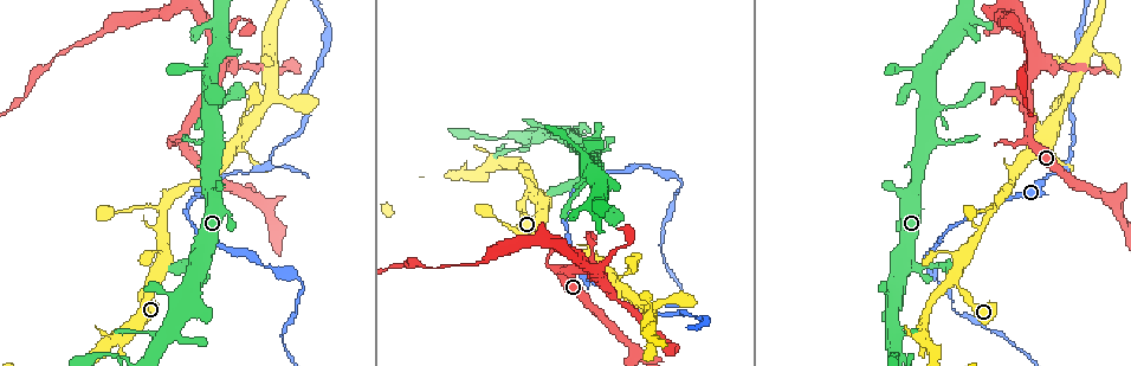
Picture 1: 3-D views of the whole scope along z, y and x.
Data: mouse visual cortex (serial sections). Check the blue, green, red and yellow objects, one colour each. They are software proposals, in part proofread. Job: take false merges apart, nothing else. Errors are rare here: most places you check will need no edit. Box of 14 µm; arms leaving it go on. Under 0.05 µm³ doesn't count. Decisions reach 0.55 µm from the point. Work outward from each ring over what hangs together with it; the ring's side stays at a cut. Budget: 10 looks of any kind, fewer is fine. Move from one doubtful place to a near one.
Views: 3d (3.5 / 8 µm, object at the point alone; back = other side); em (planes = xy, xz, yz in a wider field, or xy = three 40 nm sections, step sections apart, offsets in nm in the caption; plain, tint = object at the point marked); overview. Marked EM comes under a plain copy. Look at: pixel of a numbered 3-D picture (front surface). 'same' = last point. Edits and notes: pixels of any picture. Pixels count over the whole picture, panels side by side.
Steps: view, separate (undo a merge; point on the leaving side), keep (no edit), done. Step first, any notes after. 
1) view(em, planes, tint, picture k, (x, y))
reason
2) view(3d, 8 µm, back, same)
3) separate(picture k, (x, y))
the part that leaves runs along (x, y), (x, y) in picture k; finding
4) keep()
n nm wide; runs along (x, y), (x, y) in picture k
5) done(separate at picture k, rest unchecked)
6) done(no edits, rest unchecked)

view(3d, 3.5 µm, back, picture 1, (550, 267))
sharp bend

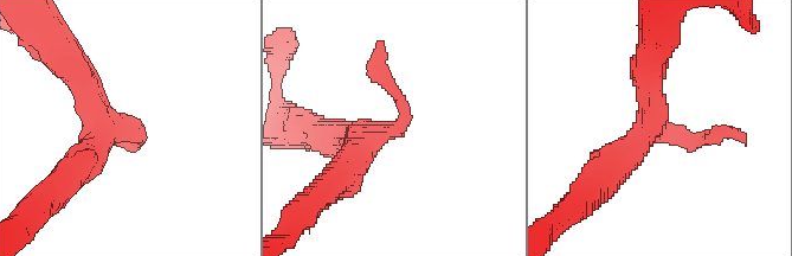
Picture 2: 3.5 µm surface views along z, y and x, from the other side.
view(em, xy, step 5, tint, picture 2, (124, 127))

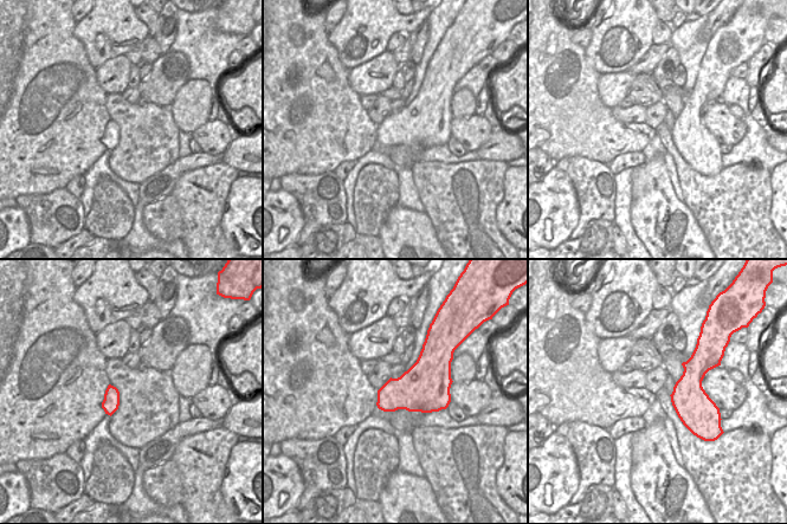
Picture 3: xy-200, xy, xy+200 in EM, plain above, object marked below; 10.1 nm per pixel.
keep()
runs along (342, 172), (405, 120), (382, 71) in picture 2; all the same cell

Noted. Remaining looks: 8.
view(em, xy, step 5, tint, picture 1, (1072, 151))
a narrow waist

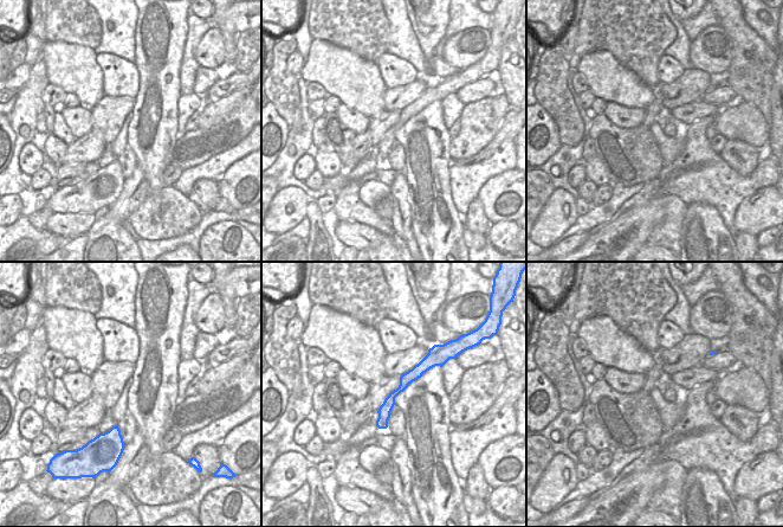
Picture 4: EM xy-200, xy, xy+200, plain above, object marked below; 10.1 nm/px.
view(3d, 3.5 µm, same)

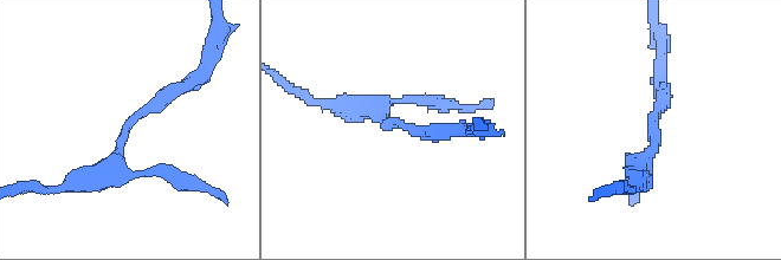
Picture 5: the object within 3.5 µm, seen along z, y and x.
keep()
runs along (94, 180), (116, 166), (127, 129), (195, 78) in picture 5; continuous, no second cell

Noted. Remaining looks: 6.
view(3d, 3.5 µm, picture 1, (995, 209))
a fork

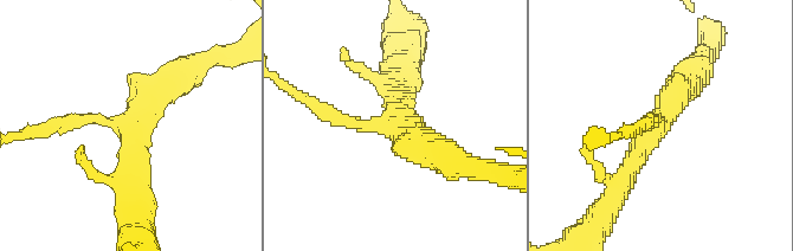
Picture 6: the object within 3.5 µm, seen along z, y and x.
view(em, xy, step 2, tint, picture 6, (661, 128))
3 arms; arms of 150, 300, 400 nm

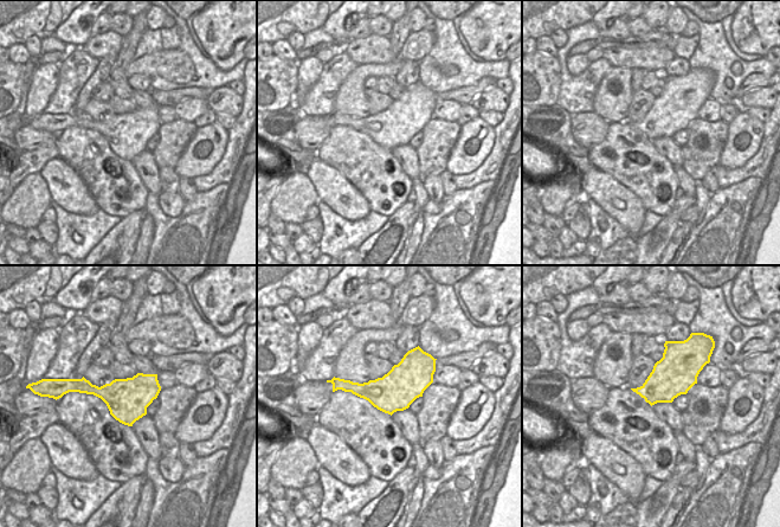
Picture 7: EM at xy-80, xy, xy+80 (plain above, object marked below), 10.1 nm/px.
keep()
all the same cell

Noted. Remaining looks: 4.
view(3d, 3.5 µm, picture 1, (920, 167))
branch point

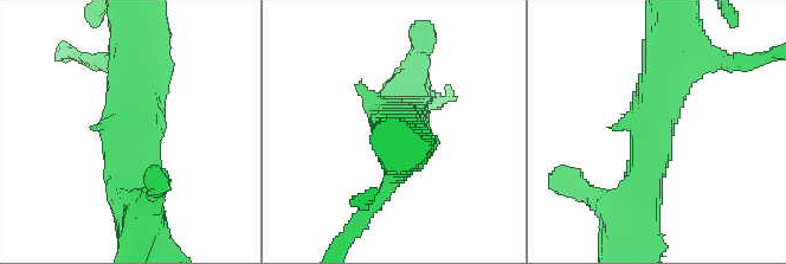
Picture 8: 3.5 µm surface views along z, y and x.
view(em, xy, step 2, tint, picture 8, (652, 130))
shape alone is not enough

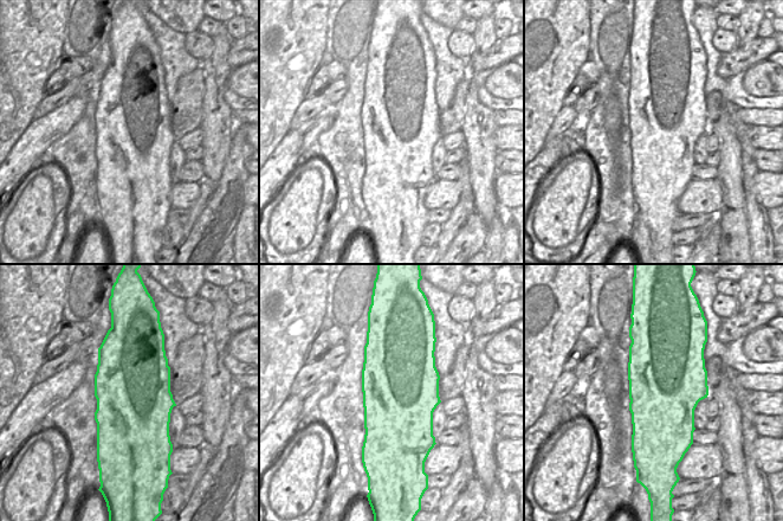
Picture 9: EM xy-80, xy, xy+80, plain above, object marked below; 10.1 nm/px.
view(em, xy, step 5, tint, same)
another direction

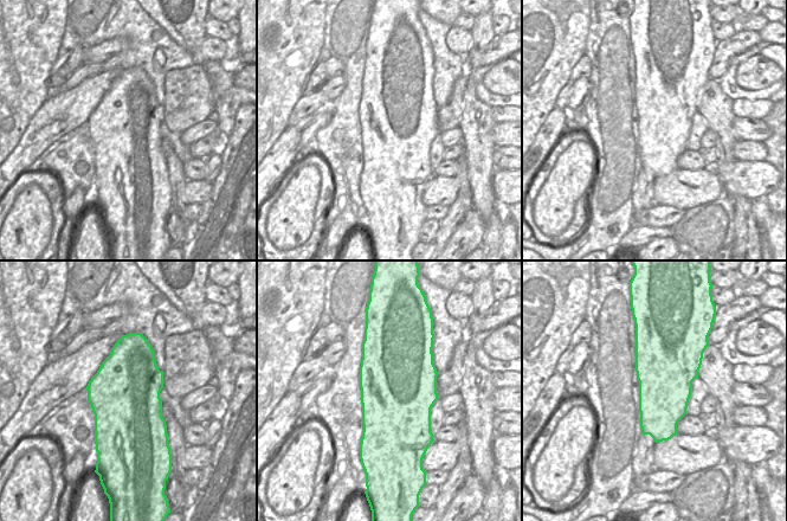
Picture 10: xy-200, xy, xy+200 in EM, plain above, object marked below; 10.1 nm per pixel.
keep()
runs along (631, 207), (649, 163), (670, 51) in picture 8; continuous, no second cell

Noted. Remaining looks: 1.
done(no edits, rest unchecked)

